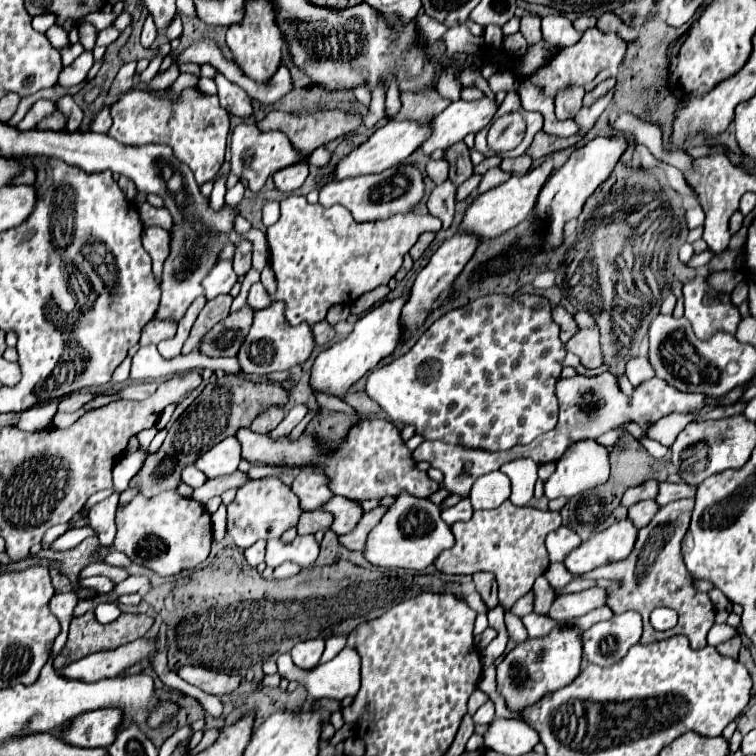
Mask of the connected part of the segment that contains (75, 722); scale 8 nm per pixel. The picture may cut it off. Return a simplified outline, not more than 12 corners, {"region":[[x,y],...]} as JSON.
{"region":[[118,707],[72,719],[64,741],[74,747],[110,747],[124,713]]}

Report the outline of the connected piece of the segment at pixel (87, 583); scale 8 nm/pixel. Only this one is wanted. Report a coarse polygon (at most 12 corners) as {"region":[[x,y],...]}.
{"region":[[92,576],[80,581],[97,593],[108,593],[115,583],[106,576]]}

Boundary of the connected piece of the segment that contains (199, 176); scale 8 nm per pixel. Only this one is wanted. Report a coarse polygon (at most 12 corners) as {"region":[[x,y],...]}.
{"region":[[144,91],[110,107],[124,145],[168,143],[198,185],[224,163],[230,131],[218,97]]}

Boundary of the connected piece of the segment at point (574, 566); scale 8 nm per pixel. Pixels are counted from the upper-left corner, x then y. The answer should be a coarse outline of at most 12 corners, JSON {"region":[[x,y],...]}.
{"region":[[628,521],[592,535],[564,567],[584,575],[622,561],[638,529]]}

